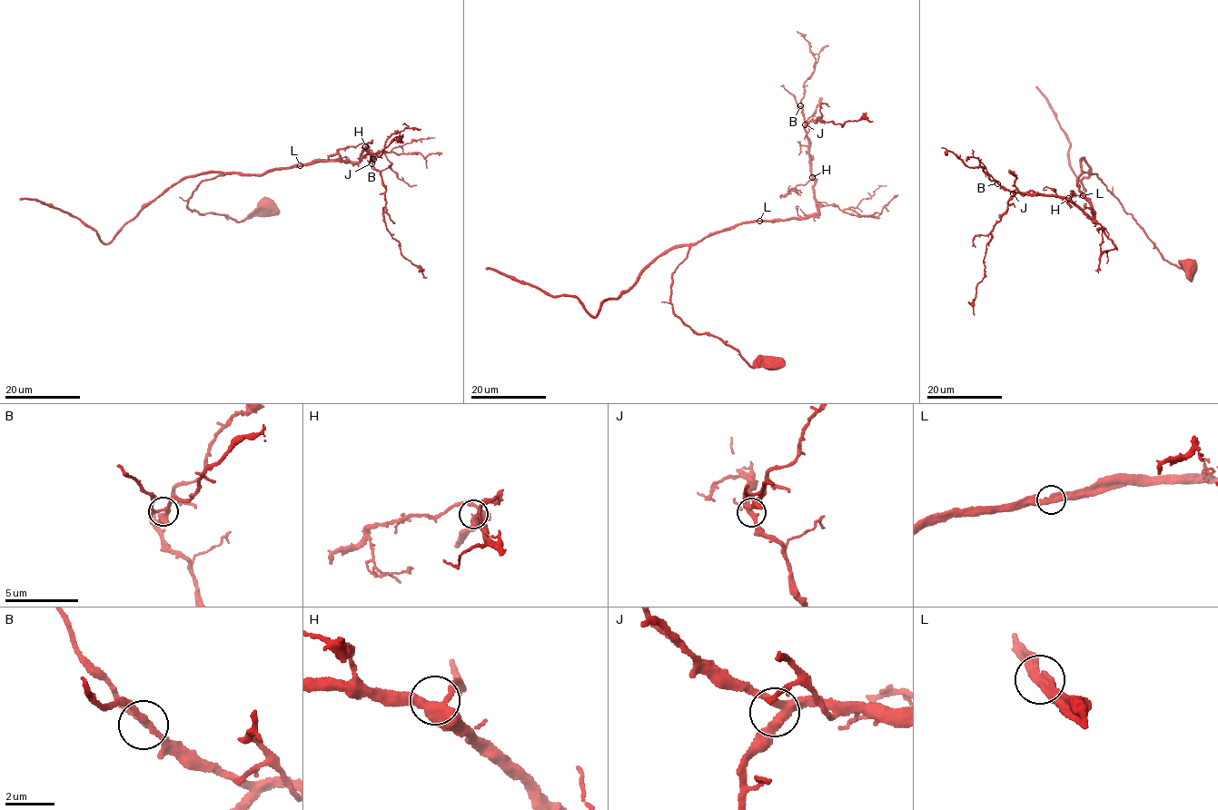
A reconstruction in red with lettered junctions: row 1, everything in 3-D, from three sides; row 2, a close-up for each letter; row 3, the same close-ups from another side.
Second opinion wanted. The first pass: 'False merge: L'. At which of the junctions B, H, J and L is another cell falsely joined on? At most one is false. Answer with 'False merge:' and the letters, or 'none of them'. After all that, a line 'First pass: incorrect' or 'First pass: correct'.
False merge: none of them
First pass: incorrect

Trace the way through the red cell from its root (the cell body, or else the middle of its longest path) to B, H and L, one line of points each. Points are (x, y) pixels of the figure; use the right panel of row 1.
B: (1189, 269), (1167, 261), (1095, 174), (1083, 172), (1077, 183), (1094, 221), (1065, 198), (1013, 192), (997, 183)
H: (1189, 269), (1167, 261), (1097, 175), (1083, 172), (1077, 183), (1093, 210), (1094, 220), (1068, 198)
L: (1189, 269), (1167, 261), (1097, 175), (1083, 172), (1077, 183), (1083, 194)

